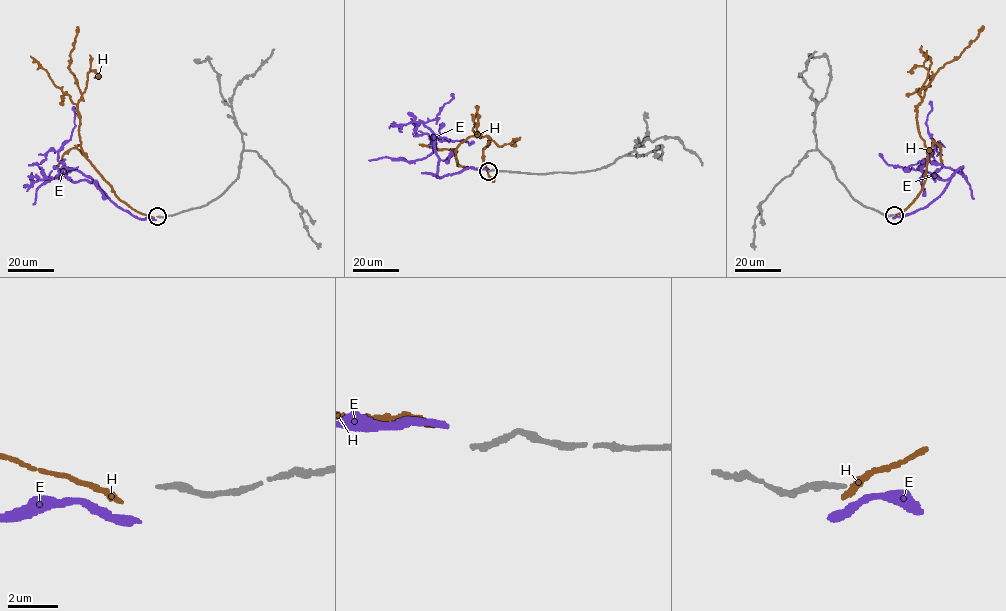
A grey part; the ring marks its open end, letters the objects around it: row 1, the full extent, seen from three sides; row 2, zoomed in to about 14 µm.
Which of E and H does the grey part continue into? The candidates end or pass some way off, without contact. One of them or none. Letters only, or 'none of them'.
none of them

